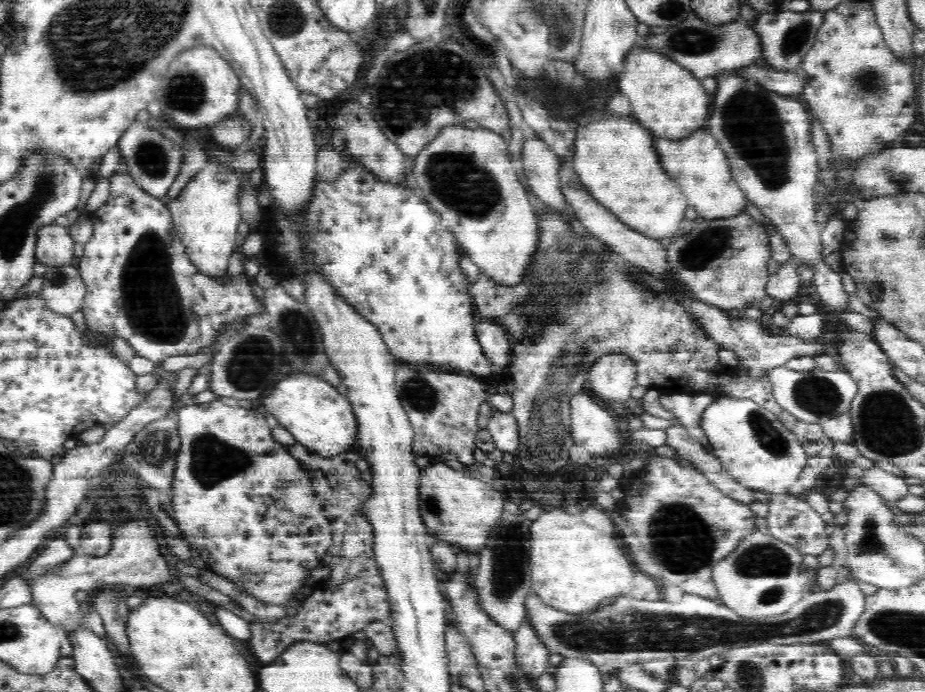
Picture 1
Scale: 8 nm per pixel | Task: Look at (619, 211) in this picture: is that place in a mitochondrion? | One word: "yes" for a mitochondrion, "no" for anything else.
no

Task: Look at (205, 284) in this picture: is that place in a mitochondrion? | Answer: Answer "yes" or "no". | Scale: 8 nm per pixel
no

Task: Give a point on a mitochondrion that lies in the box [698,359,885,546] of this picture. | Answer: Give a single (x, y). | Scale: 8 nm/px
(818, 395)

